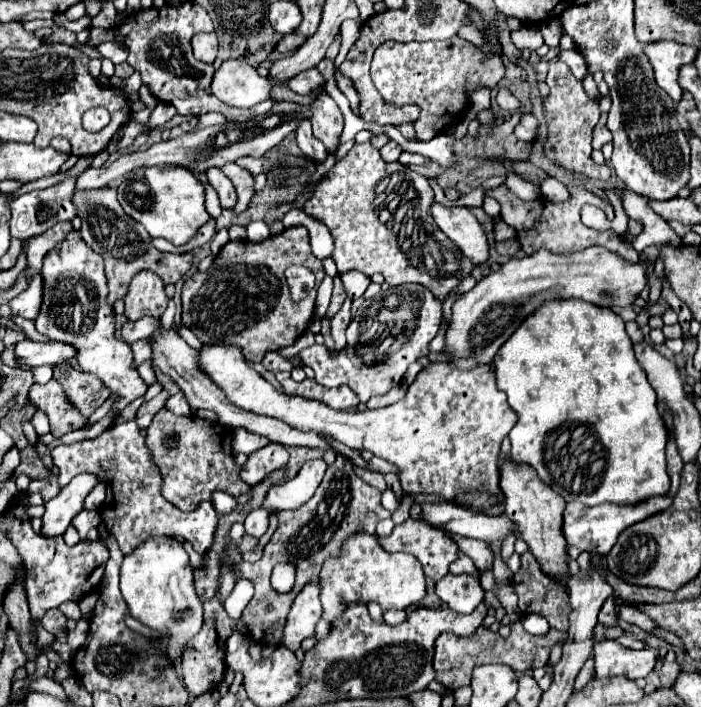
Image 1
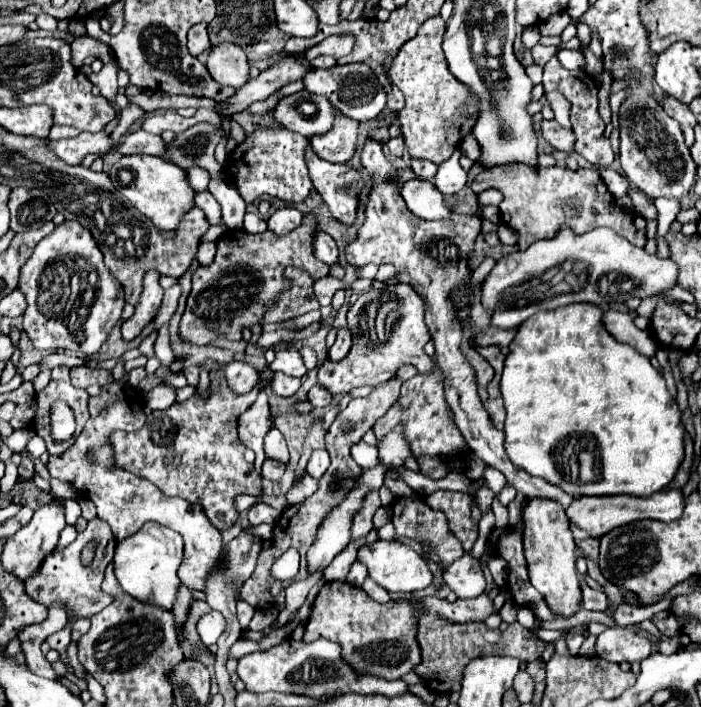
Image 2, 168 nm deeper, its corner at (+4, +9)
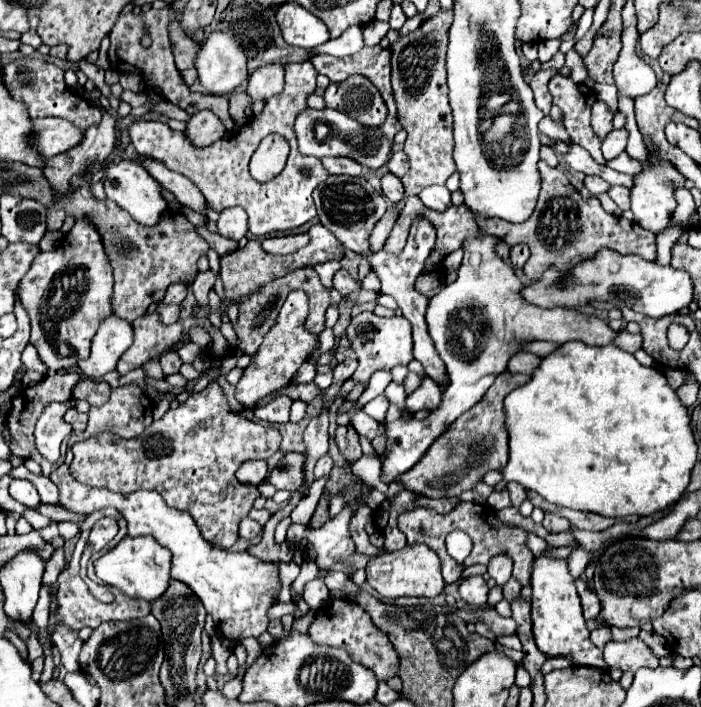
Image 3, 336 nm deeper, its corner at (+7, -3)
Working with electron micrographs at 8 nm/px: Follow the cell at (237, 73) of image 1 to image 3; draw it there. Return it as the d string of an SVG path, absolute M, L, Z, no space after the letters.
M214 32L202 44L196 58L196 70L202 86L210 94L230 94L246 78L246 54L234 36Z

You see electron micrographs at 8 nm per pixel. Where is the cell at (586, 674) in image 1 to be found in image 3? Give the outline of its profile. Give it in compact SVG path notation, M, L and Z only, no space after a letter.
M600 626L598 630L594 630L594 632L590 634L590 642L592 642L594 646L598 646L600 650L604 648L604 644L606 644L608 640L612 640L612 634L610 634L610 628L608 628L608 626Z

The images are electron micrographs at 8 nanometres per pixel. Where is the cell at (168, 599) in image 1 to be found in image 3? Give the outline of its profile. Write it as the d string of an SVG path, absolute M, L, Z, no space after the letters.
M138 536L138 538L122 538L116 548L100 556L94 566L96 566L96 576L124 592L126 596L132 598L142 598L146 602L158 600L166 590L170 582L170 566L172 564L172 554L168 548L160 546L152 536Z

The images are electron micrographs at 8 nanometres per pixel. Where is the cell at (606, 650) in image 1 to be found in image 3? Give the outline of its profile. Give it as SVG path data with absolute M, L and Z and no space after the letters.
M632 638L628 642L610 640L604 648L604 660L608 668L620 668L622 672L628 672L628 670L636 672L642 666L648 666L648 668L658 666L658 658L638 638Z

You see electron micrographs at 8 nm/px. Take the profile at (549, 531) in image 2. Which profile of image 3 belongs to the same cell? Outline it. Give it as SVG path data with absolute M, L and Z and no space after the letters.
M550 548L532 560L530 572L532 586L532 632L536 638L536 646L546 656L570 654L576 666L592 666L606 668L602 660L602 650L598 650L590 640L590 632L586 628L586 620L580 608L580 596L574 586L574 578L568 572L568 562L564 558L550 556Z

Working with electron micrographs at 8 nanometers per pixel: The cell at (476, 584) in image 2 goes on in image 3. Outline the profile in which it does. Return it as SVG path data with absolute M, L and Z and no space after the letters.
M472 576L458 582L458 594L460 598L470 606L484 606L488 596L488 586L482 576Z

